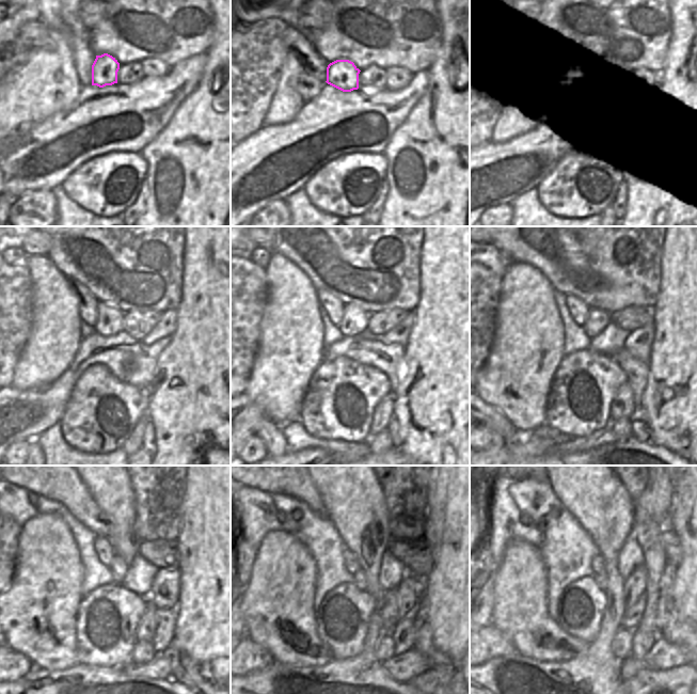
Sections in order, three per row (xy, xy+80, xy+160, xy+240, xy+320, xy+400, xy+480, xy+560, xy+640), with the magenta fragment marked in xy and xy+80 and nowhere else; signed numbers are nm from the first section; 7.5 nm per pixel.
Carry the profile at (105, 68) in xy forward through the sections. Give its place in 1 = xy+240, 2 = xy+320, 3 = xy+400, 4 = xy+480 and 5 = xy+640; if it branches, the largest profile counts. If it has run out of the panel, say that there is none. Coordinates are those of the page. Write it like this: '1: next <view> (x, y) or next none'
1: next xy+240 (110, 321)
2: next xy+320 (354, 320)
3: next xy+400 (597, 320)
4: next xy+480 (119, 567)
5: next xy+640 (601, 580)

